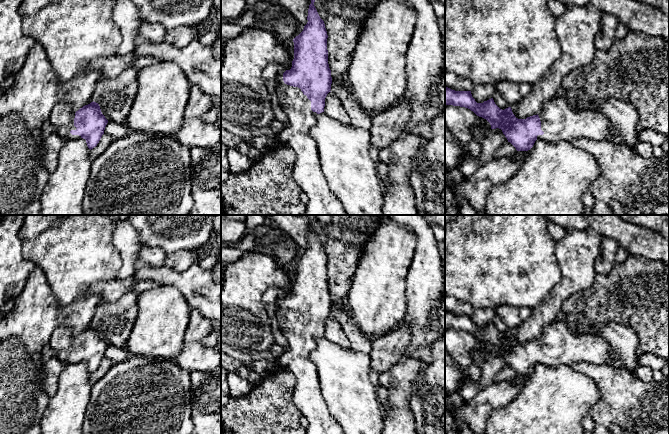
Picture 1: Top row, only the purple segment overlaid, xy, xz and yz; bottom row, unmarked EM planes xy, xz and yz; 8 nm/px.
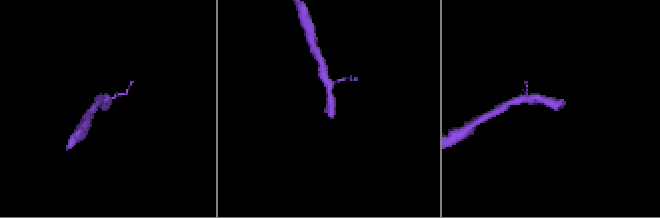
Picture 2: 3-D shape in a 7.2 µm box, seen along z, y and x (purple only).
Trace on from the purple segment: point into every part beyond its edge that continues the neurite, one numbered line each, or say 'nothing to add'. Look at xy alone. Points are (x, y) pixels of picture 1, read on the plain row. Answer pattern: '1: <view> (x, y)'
1: xy (62, 340)

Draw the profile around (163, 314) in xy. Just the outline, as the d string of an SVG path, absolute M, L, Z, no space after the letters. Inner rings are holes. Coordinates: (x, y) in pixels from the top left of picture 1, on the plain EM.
M160 285L138 294L137 318L125 345L130 356L176 361L191 309L175 287Z

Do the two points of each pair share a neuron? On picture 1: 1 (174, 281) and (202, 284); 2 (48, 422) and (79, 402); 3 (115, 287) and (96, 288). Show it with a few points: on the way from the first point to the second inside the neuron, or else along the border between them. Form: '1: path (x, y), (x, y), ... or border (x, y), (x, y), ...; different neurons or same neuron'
1: path (181, 281), (195, 284); same neuron
2: path (56, 422), (71, 407); same neuron
3: path (110, 288), (101, 288); same neuron

